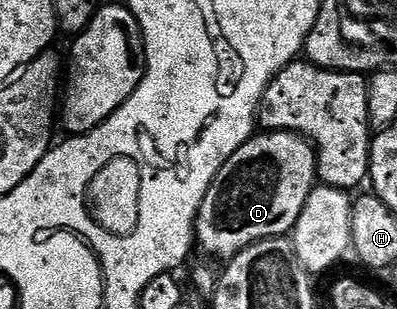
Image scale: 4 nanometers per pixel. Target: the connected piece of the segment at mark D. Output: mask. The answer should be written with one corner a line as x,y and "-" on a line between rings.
270,131
267,133
253,134
247,139
222,165
218,177
210,185
206,197
202,201
202,209
196,218
196,243
213,260
227,261
233,259
239,251
245,251
251,243
263,239
284,237
296,226
298,217
306,205
306,197
310,197
312,188
317,186
316,174
316,148
294,131

